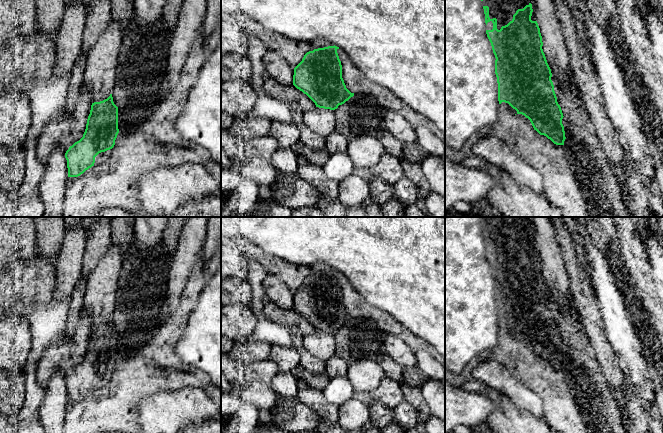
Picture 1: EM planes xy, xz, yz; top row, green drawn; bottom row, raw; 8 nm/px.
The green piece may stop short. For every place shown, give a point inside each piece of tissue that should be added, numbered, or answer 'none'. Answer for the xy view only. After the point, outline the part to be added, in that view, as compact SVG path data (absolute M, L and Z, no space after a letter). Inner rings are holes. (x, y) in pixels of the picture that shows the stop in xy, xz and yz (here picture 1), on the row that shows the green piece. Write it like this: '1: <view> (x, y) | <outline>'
1: xy (103, 156) | M112 149L107 150L107 151L105 151L105 152L99 153L99 154L95 157L95 163L94 163L94 165L96 166L96 165L99 165L99 164L105 162L105 161L109 158L109 156L110 156L110 154L111 154L111 151L112 151Z

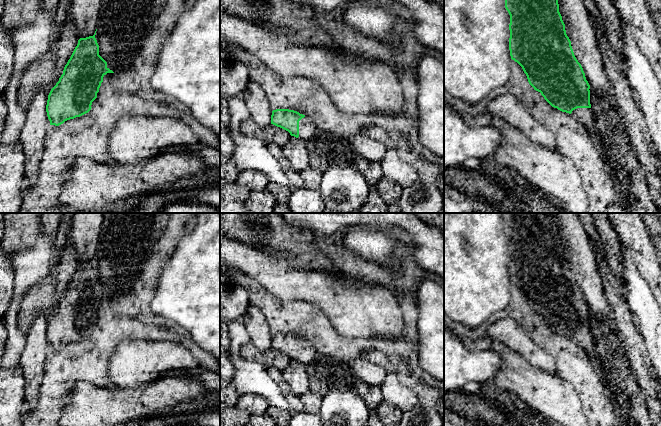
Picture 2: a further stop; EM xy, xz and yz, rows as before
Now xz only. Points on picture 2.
1: xz (307, 128) | M307 116L302 118L299 121L299 139L302 139L304 142L308 142L314 137L316 131L316 126L314 122Z

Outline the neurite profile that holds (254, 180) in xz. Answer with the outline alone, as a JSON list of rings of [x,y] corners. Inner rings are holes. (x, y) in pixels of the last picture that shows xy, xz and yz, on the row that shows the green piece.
[[[253,170],[241,171],[236,182],[246,186],[250,191],[265,190],[269,184],[268,177],[265,174]]]

